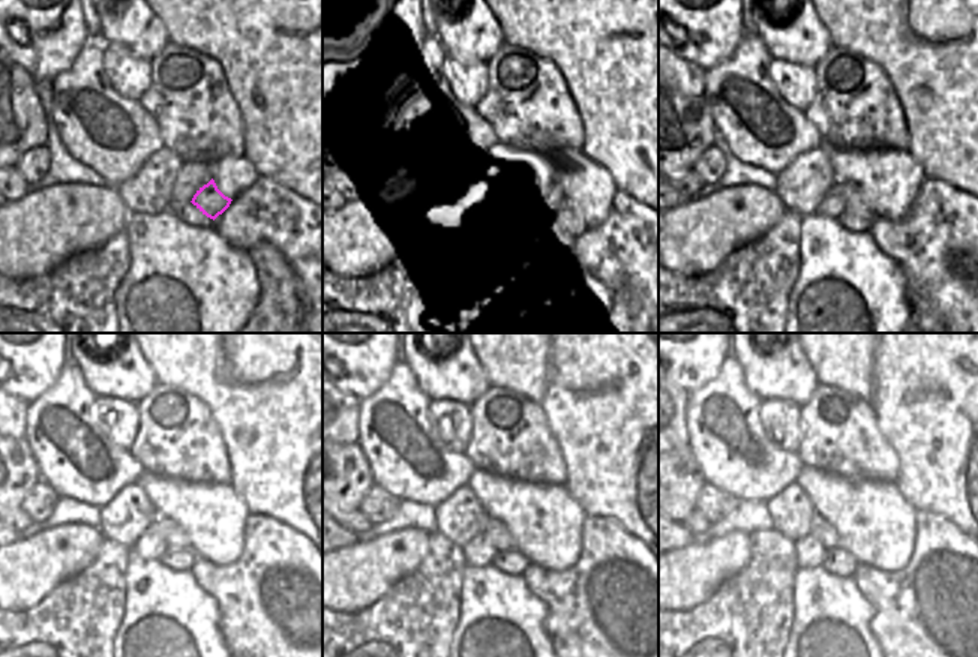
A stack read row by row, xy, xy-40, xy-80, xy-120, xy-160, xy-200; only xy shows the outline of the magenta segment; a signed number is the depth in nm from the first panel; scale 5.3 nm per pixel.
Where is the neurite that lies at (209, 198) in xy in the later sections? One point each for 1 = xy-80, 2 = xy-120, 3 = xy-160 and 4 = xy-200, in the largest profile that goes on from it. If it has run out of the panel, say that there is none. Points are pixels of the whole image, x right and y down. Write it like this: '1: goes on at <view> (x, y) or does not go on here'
1: goes on at xy-80 (854, 201)
2: goes on at xy-120 (174, 537)
3: goes on at xy-160 (497, 534)
4: goes on at xy-200 (821, 530)

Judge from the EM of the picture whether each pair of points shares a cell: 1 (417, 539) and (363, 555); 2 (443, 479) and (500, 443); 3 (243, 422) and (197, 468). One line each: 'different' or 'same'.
1: same
2: different
3: different

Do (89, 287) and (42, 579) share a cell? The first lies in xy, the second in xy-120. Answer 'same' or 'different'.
different

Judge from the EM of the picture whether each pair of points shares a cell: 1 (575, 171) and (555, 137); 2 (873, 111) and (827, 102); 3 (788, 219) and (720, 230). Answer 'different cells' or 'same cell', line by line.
1: different cells
2: same cell
3: different cells

